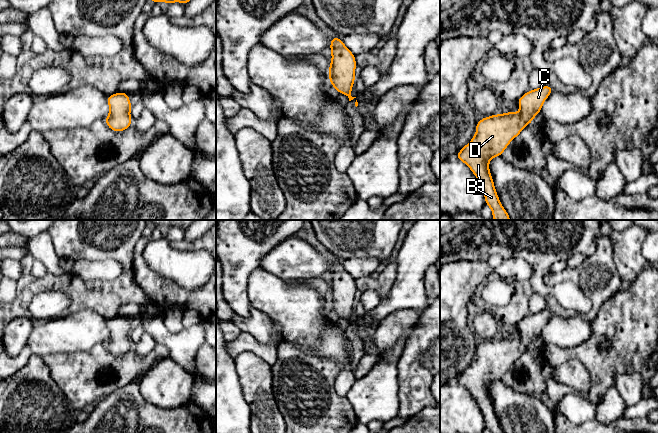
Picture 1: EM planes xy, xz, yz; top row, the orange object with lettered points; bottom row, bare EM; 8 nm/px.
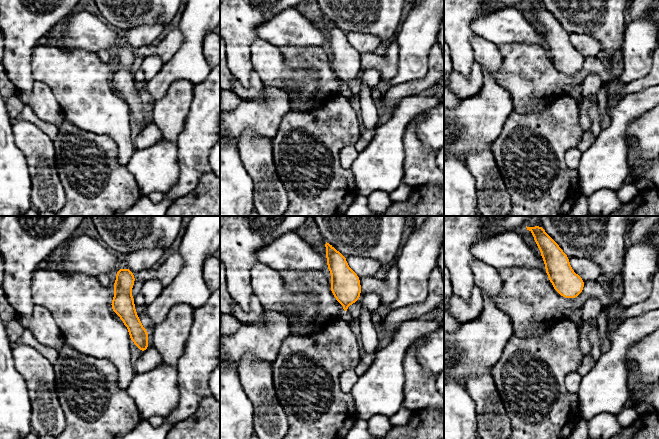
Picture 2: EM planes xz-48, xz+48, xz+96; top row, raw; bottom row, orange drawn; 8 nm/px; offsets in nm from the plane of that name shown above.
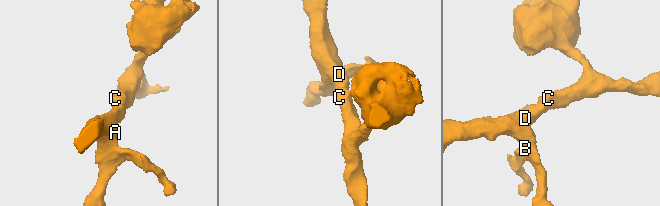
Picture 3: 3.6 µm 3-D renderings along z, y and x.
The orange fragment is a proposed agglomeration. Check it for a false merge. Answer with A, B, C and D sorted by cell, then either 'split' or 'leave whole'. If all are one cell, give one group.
groups A B C D; leave whole

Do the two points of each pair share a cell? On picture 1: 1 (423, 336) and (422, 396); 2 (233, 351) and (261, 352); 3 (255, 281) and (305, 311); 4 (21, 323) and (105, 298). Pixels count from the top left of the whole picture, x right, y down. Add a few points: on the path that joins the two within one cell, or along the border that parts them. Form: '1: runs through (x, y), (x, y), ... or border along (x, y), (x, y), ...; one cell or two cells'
1: runs through (414, 351), (407, 364), (414, 382); one cell
2: runs through (240, 347), (254, 347); one cell
3: runs through (267, 291), (284, 304), (293, 307); one cell
4: border along (28, 315), (16, 316), (10, 320); two cells

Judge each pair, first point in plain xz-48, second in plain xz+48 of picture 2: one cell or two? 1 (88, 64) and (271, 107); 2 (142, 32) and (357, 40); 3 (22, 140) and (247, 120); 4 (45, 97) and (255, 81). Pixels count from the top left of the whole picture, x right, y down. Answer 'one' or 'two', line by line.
1: two
2: one
3: two
4: one

